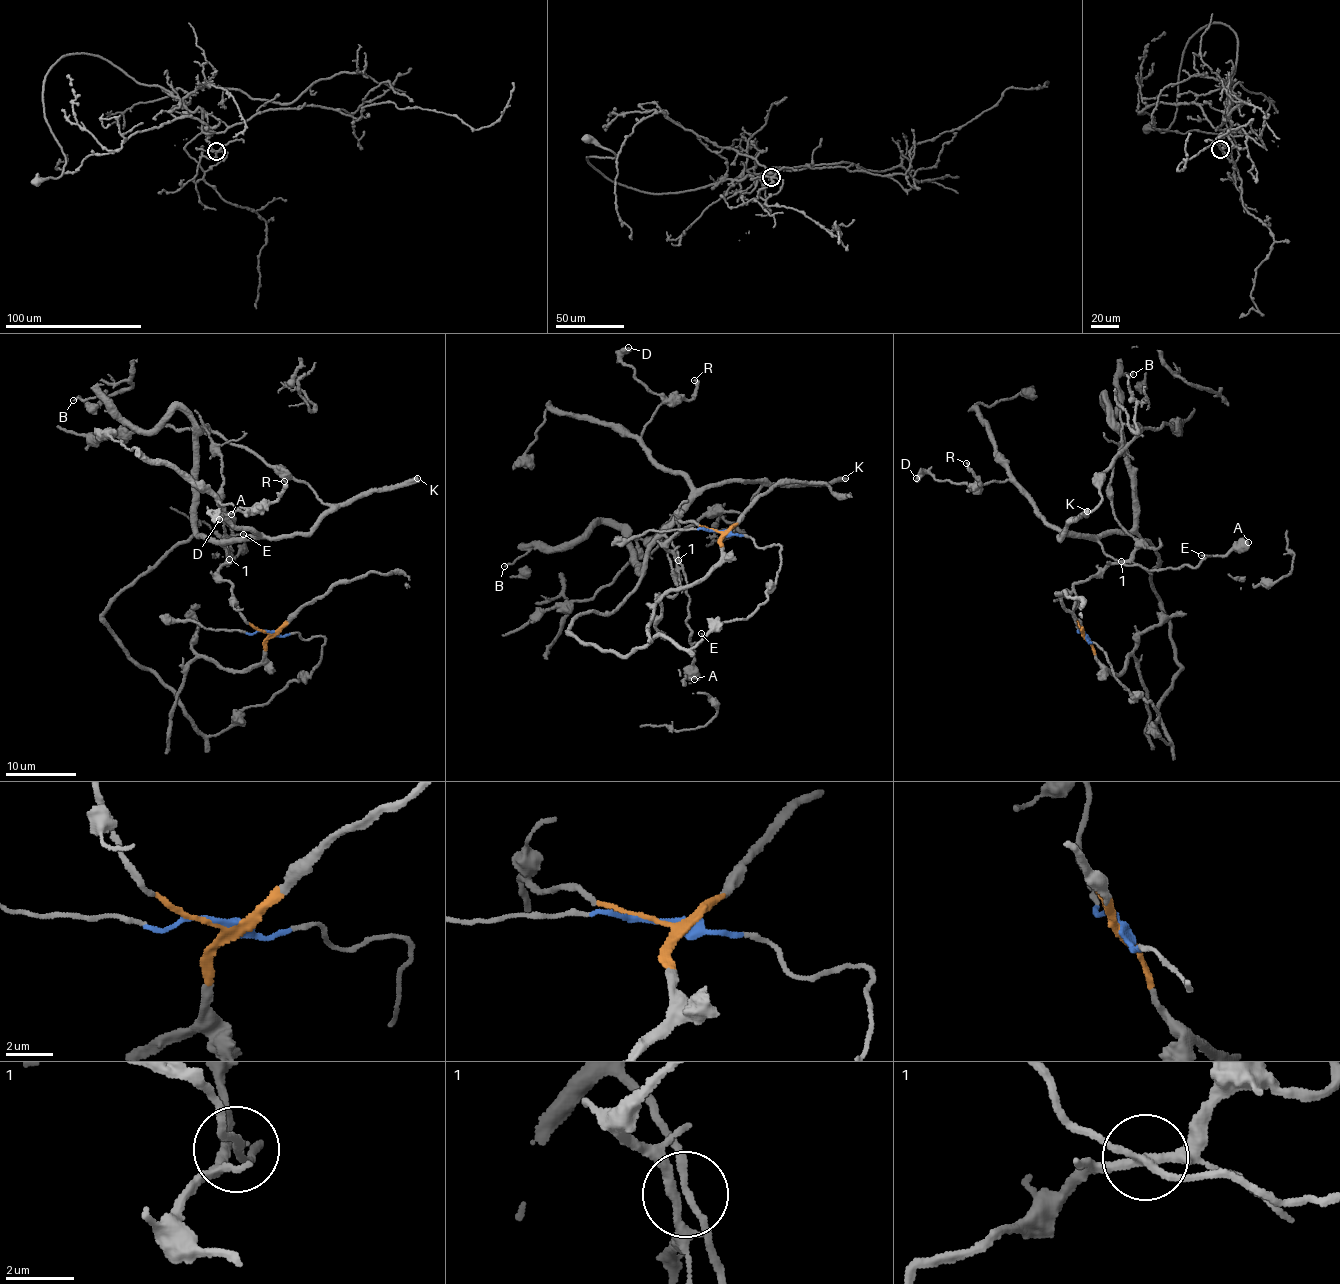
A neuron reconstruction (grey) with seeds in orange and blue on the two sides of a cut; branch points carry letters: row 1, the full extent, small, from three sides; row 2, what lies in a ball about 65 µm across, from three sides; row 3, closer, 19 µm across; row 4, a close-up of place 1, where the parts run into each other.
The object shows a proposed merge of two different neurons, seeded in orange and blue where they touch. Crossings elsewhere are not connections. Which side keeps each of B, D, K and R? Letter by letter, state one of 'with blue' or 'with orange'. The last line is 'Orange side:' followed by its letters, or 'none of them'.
B: with blue
D: with blue
K: with blue
R: with blue
Orange side: none of them

